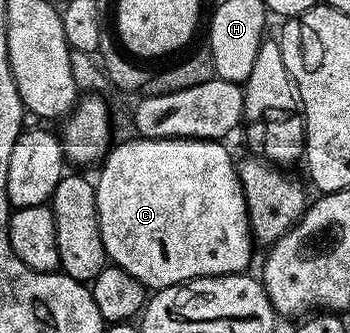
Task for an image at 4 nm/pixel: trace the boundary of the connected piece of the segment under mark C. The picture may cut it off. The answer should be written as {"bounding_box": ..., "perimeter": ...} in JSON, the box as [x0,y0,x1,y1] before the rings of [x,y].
{"bounding_box":[95,138,254,290],"perimeter":[[[131,138],[125,144],[117,143],[109,151],[99,165],[100,177],[95,177],[96,205],[98,206],[98,222],[102,230],[102,242],[106,246],[106,254],[109,261],[115,267],[126,270],[138,282],[142,282],[149,290],[169,288],[175,284],[187,284],[190,280],[196,280],[200,276],[230,276],[240,274],[252,260],[252,248],[254,241],[252,232],[248,229],[248,211],[246,210],[246,198],[242,194],[240,179],[236,173],[237,165],[232,164],[232,156],[223,147],[223,143],[214,140],[145,140],[143,138]]]}

